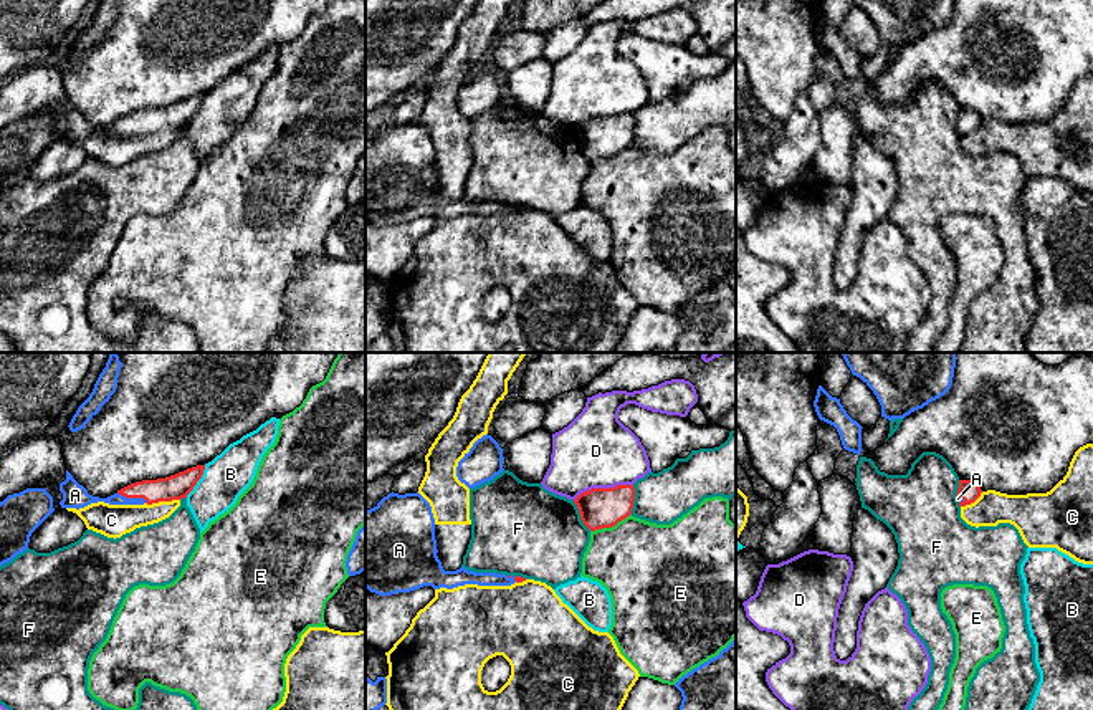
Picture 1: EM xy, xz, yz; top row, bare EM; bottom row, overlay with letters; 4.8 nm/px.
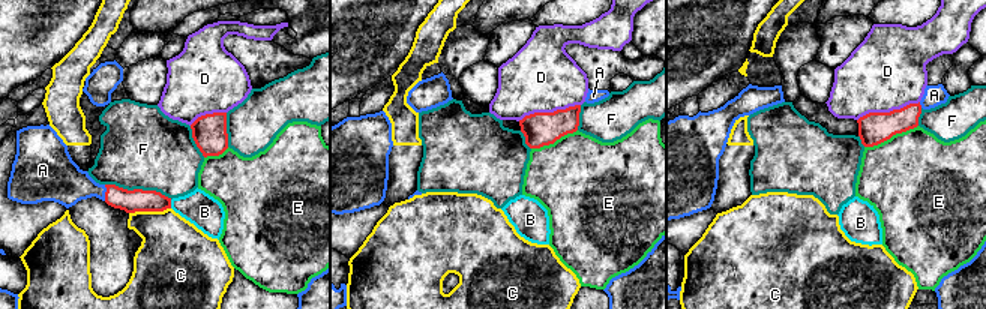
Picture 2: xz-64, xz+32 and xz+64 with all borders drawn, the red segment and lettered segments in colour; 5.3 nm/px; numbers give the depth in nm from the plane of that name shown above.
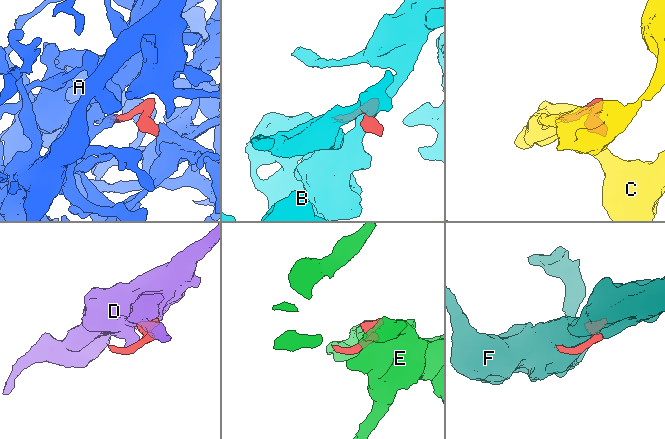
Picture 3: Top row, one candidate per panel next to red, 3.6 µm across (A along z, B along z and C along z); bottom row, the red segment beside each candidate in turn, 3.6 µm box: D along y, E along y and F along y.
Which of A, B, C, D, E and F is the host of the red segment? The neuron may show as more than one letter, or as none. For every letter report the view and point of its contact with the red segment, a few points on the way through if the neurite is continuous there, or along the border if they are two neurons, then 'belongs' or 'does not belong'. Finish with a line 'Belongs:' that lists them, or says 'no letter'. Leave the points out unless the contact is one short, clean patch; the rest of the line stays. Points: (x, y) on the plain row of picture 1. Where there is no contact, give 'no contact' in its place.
A: xy (133, 126) | belongs
B: xy (197, 110) | does not belong
C: xy (162, 129) | along xy (179, 128), (146, 133) | does not belong
D: xz (602, 118) | does not belong
E: xz (610, 156) | does not belong
F: xz (581, 144) | does not belong
Belongs: A

